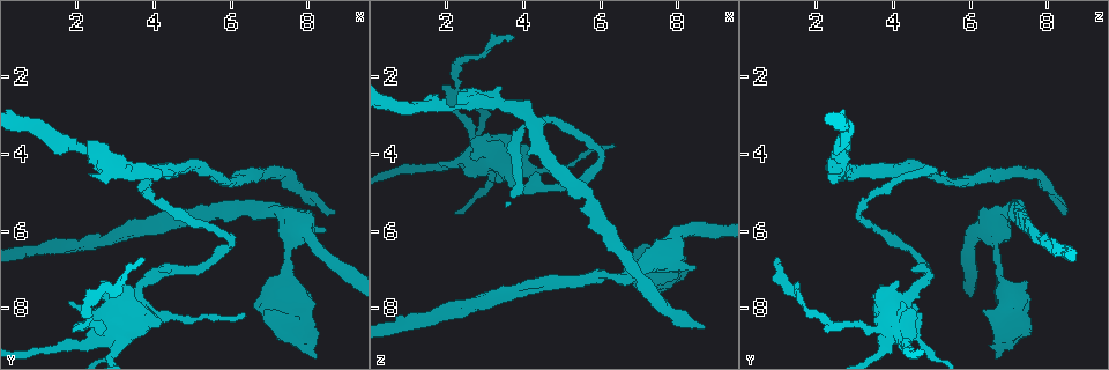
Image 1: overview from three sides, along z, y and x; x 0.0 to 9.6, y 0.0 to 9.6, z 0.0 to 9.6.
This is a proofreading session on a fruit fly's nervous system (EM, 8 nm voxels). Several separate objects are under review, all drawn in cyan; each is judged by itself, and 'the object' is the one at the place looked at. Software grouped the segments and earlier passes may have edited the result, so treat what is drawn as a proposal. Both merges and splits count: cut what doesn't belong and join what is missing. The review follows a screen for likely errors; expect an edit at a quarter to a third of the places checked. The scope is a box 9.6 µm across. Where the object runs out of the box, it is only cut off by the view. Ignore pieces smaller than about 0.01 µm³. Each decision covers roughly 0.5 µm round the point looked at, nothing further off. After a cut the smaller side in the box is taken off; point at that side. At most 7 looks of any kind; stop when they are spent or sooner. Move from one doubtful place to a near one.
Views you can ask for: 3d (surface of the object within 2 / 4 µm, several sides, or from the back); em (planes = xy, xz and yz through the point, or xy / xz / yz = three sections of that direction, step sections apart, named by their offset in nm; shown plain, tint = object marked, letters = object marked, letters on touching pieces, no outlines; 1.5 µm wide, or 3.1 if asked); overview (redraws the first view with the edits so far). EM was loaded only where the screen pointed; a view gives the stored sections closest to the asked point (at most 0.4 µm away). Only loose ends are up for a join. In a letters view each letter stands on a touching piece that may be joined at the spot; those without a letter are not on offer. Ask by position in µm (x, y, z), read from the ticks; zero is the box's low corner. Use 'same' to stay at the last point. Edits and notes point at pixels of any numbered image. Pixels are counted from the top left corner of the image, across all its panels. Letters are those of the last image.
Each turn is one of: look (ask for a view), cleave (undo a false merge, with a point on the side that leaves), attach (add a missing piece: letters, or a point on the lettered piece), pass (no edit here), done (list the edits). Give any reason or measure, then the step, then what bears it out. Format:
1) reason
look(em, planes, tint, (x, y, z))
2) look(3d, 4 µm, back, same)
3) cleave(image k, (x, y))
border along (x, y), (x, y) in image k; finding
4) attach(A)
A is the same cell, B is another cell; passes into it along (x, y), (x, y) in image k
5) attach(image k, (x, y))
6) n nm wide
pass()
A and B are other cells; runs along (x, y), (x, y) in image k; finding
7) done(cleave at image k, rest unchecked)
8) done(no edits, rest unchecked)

free end
look(em, xy, step 4, tint, (8.65, 5.50, 8.55))

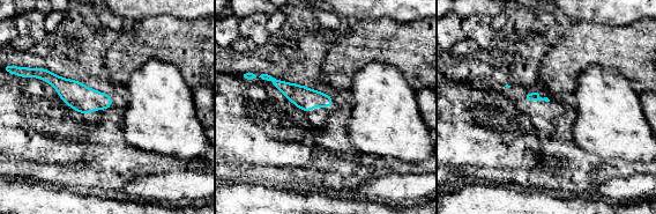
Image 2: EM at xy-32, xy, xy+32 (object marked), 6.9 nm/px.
look(em, planes, letters, same)

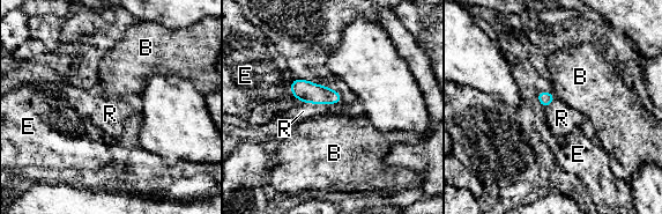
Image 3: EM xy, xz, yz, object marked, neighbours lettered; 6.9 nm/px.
attach(R)
R is the same cell, B and E are other cells; passes into it along (304, 90), (321, 103), (303, 111) in image 3; the neuron continues

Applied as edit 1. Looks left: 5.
look(overview)

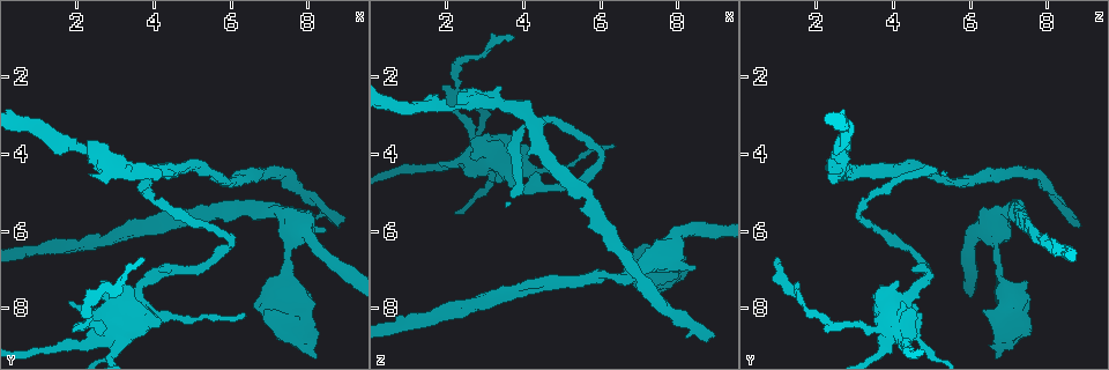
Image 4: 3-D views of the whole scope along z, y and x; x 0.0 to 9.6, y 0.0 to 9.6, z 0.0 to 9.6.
calibre changes
look(3d, 4 µm, (7.10, 5.40, 6.95))

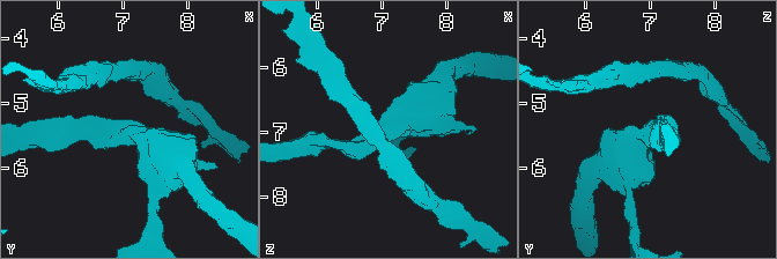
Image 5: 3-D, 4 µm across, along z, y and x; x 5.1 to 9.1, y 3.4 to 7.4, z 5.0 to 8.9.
arms of 240, 550 nm; now the EM
look(em, yz, step 4, letters, (7.05, 5.45, 6.95))

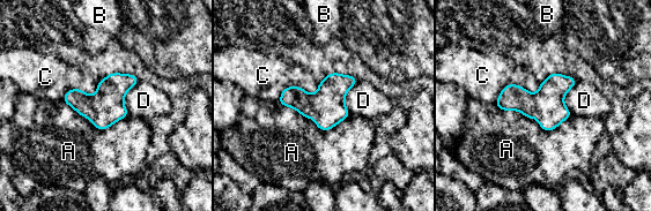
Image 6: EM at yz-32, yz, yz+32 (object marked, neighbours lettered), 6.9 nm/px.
another direction
look(em, planes, letters, same)

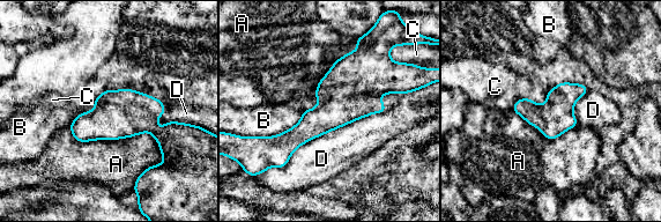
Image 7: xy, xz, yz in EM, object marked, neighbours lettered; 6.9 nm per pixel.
240 nm wide
pass()
A, B, C and D are other cells; border along (547, 93), (511, 109) in image 7; all the same neuron

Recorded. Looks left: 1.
done(attach at image 3, rest unchecked)

